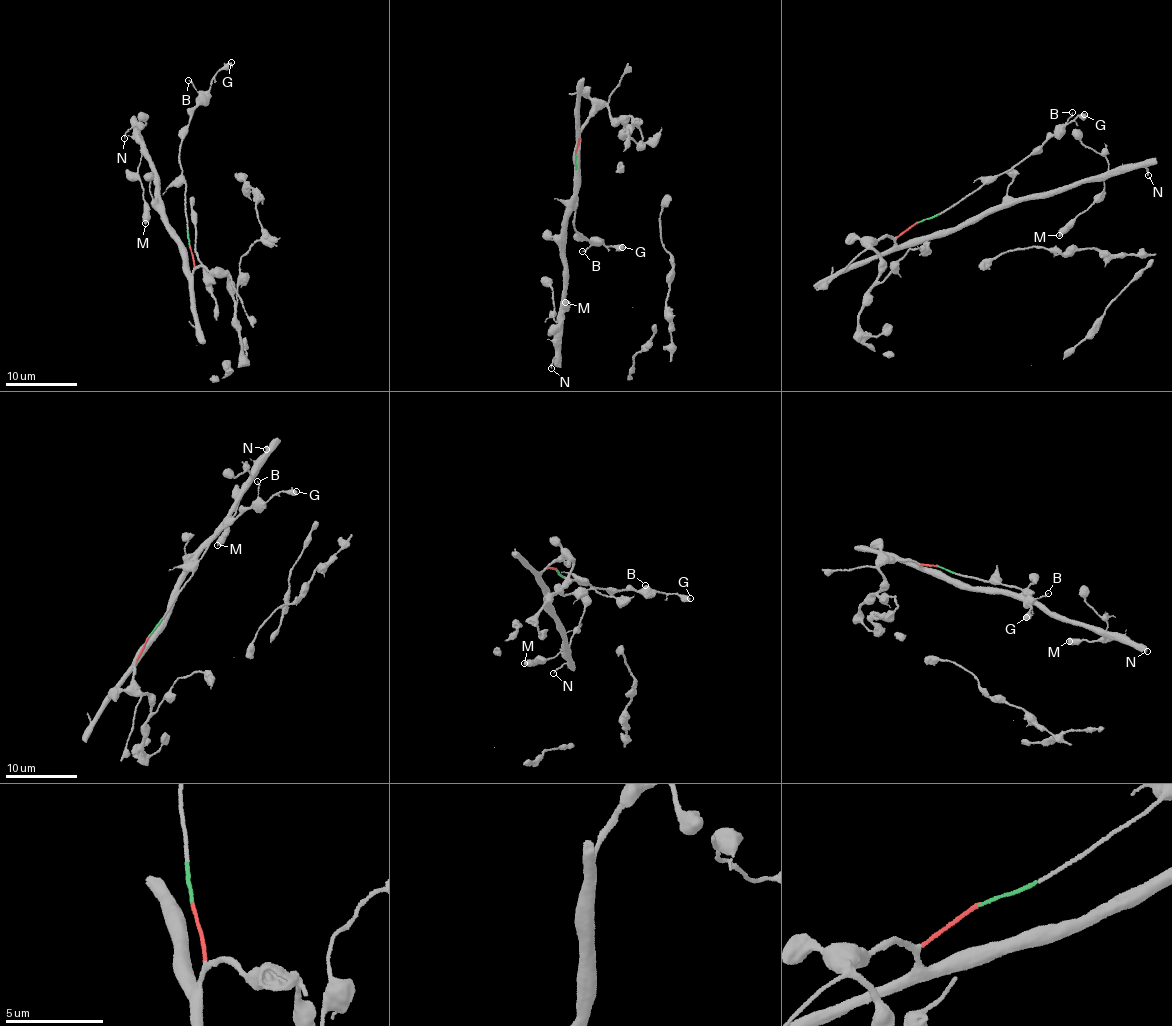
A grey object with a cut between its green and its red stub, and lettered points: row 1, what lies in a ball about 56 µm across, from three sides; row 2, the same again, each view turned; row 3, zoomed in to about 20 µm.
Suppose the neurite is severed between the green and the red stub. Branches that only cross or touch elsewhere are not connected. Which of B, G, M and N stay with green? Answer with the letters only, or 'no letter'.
B, G

